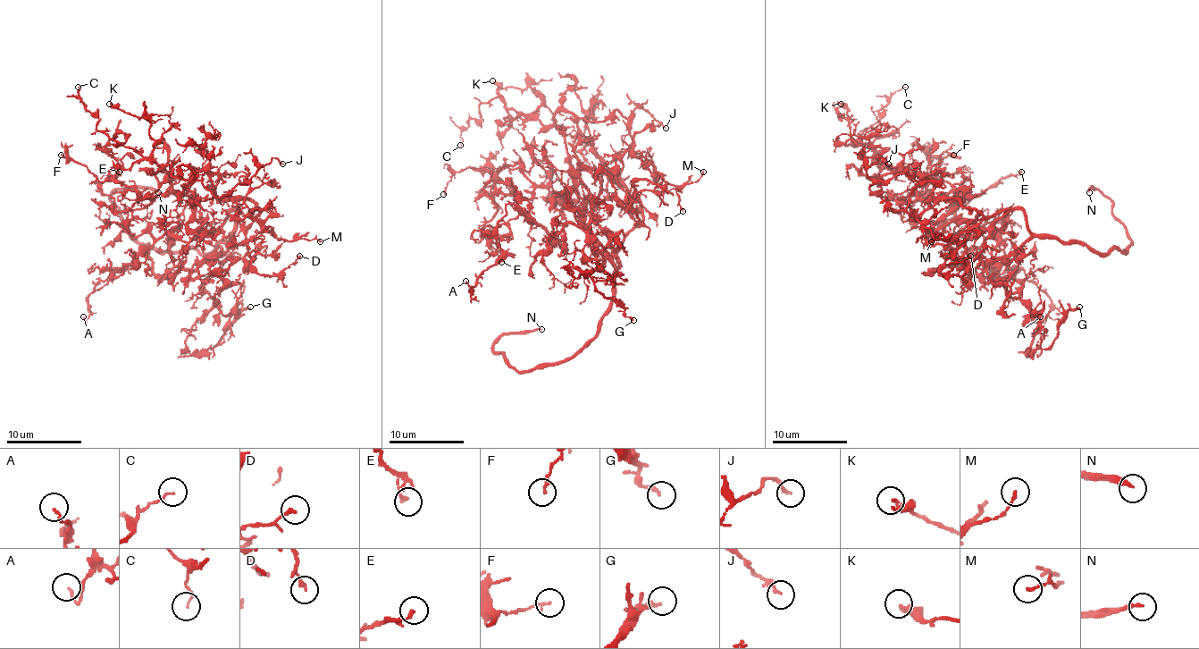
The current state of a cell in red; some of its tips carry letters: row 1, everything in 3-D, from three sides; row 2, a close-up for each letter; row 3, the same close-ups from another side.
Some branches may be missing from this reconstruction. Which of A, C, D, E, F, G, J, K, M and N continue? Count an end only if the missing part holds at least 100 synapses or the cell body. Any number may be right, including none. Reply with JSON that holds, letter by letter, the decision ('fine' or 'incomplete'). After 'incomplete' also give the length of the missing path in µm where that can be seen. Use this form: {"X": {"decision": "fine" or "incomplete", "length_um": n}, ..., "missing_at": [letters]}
{"A": {"decision": "fine"}, "C": {"decision": "fine"}, "D": {"decision": "fine"}, "E": {"decision": "fine"}, "F": {"decision": "fine"}, "G": {"decision": "fine"}, "J": {"decision": "fine"}, "K": {"decision": "fine"}, "M": {"decision": "fine"}, "N": {"decision": "incomplete", "length_um": 50}, "missing_at": ["N"]}

